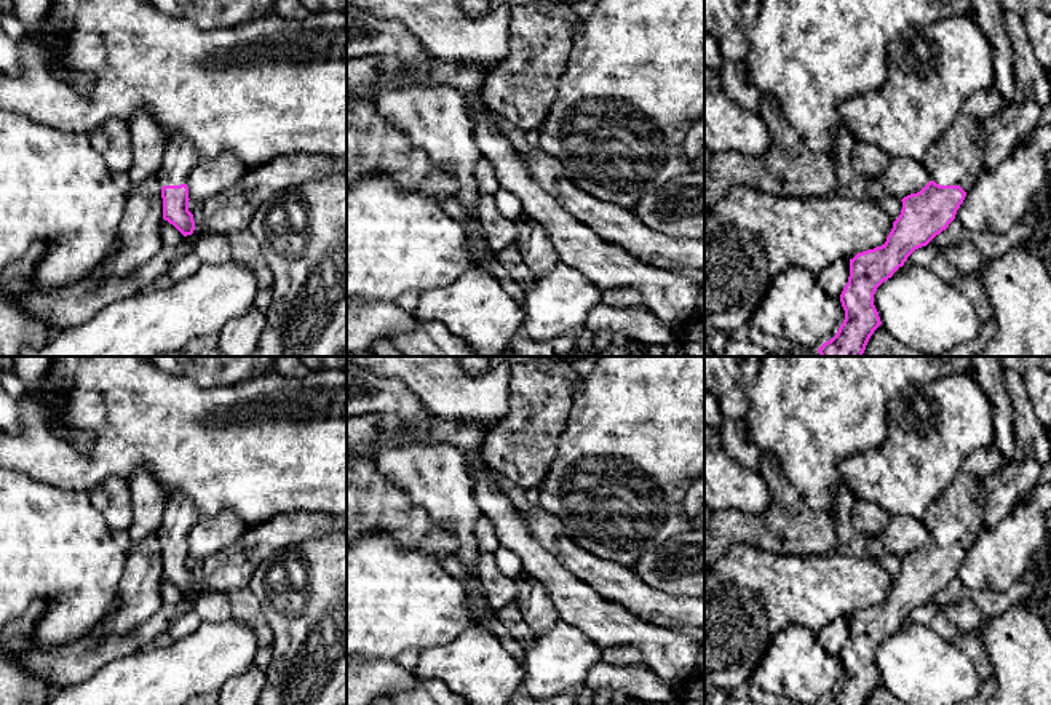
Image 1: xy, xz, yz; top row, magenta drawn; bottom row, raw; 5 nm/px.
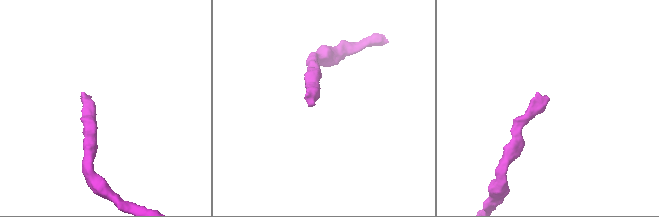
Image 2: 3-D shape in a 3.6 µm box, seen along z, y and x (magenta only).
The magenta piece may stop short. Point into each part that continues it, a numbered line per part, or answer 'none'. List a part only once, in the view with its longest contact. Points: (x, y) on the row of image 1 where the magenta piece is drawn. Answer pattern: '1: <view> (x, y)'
1: yz (955, 159)

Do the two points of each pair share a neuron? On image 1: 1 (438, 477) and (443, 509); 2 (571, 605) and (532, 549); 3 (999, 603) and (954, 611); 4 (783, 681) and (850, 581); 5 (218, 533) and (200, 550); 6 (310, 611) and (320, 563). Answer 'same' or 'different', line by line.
1: same
2: same
3: different
4: different
5: same
6: same

